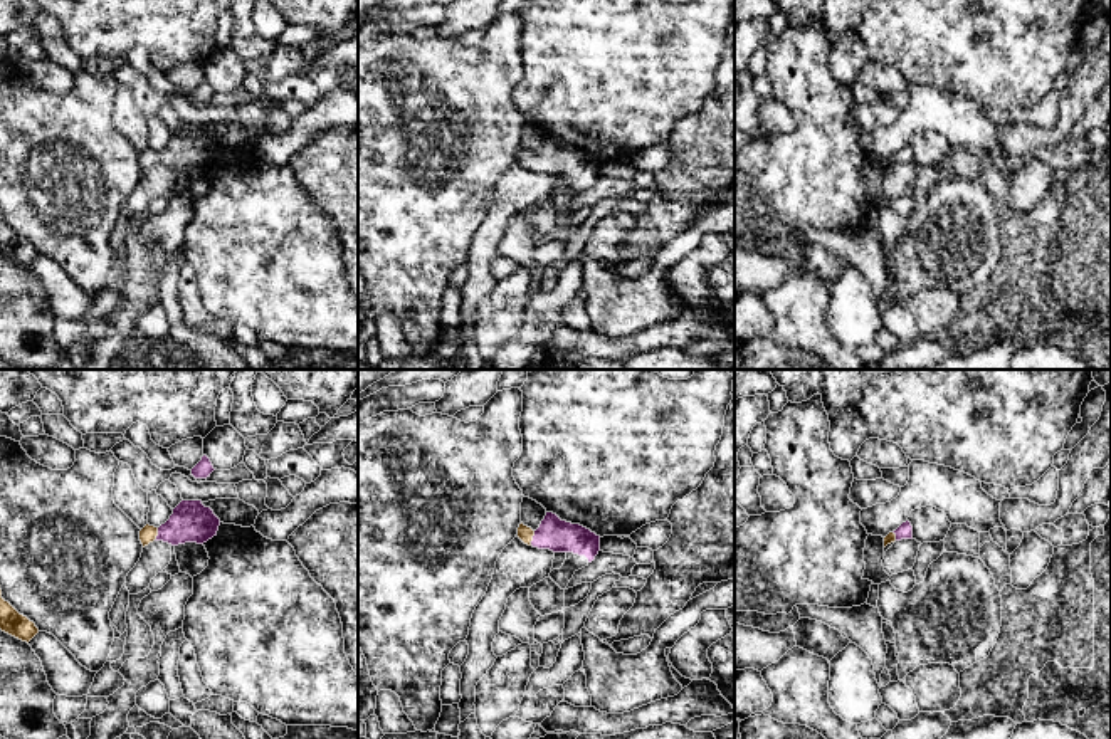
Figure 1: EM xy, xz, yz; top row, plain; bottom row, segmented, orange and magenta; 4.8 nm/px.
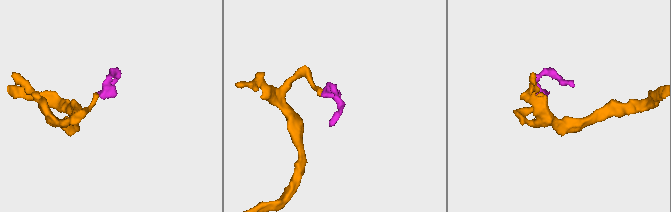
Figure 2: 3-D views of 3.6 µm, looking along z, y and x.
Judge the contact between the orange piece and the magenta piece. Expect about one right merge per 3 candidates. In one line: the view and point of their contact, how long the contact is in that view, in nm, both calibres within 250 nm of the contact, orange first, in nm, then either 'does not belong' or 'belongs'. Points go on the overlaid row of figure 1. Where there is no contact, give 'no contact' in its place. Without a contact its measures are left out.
xz (531, 538) | 80 nm | 70/160 nm | belongs

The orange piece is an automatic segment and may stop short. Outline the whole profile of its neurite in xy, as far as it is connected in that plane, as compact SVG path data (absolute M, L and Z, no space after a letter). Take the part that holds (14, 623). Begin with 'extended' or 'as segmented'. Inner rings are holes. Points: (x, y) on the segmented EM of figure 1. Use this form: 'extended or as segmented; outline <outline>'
as segmented; outline M0 590L0 630L22 640L30 642L39 628L27 616L20 615L8 601L2 598Z

